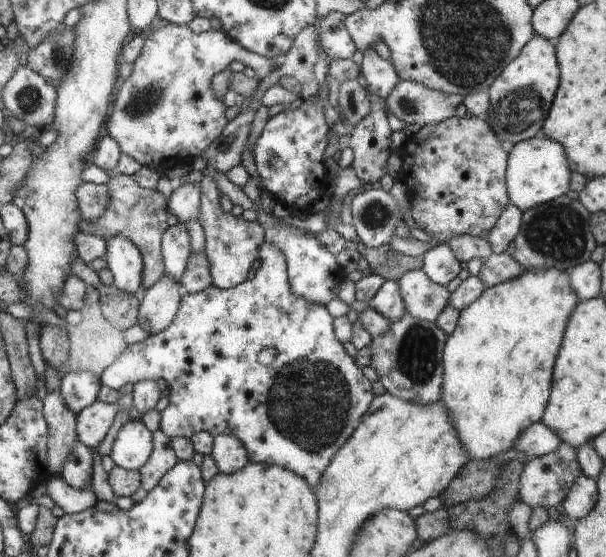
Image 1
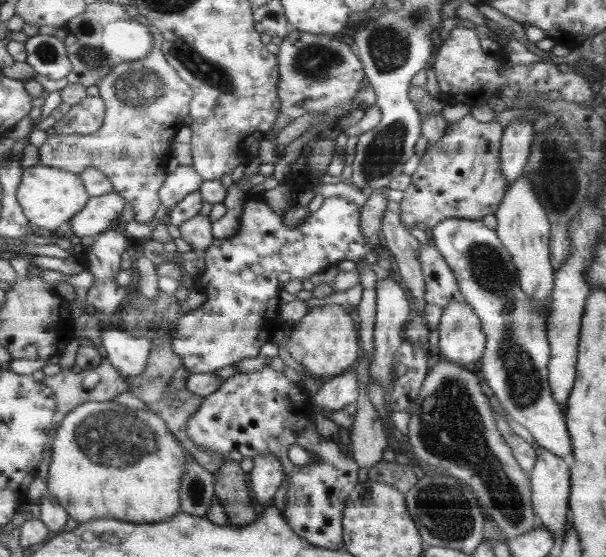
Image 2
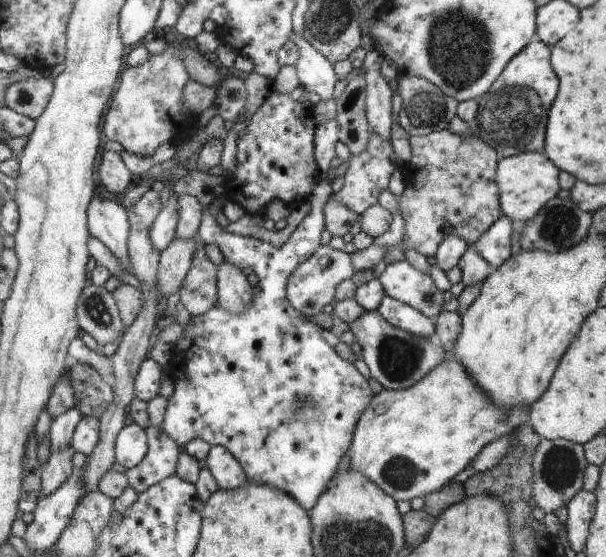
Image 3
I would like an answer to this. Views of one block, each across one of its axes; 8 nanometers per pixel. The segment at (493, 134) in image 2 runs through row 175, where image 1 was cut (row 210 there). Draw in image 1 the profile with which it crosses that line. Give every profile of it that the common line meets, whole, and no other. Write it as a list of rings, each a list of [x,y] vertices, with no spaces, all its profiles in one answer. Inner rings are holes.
[[[461,114],[444,120],[436,126],[423,126],[412,138],[407,138],[400,151],[402,169],[398,179],[407,188],[409,203],[414,222],[431,237],[441,243],[454,240],[453,235],[468,235],[488,239],[490,232],[497,224],[497,220],[508,206],[506,194],[506,160],[508,154],[504,152],[497,133],[487,122],[479,118]]]

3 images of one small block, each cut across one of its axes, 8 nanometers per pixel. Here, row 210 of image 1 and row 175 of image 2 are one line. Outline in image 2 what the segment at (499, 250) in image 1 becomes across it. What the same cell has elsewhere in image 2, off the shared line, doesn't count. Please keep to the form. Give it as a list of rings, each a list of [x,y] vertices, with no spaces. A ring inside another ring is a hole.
[[[517,119],[509,123],[501,138],[502,171],[510,184],[514,183],[523,171],[530,154],[534,123]]]

